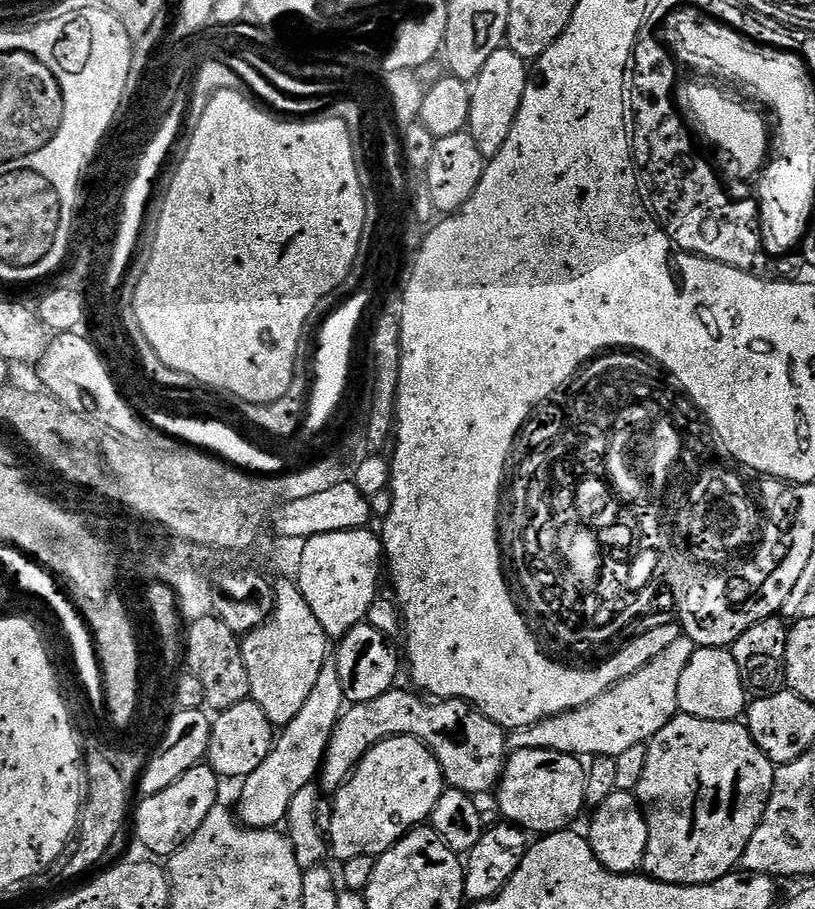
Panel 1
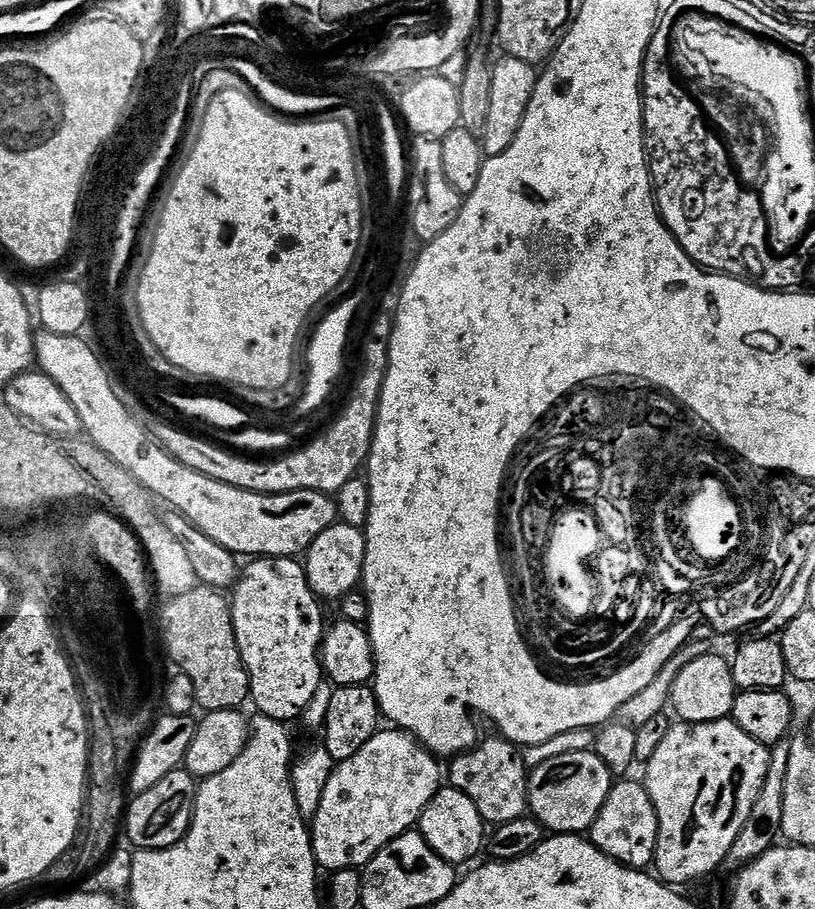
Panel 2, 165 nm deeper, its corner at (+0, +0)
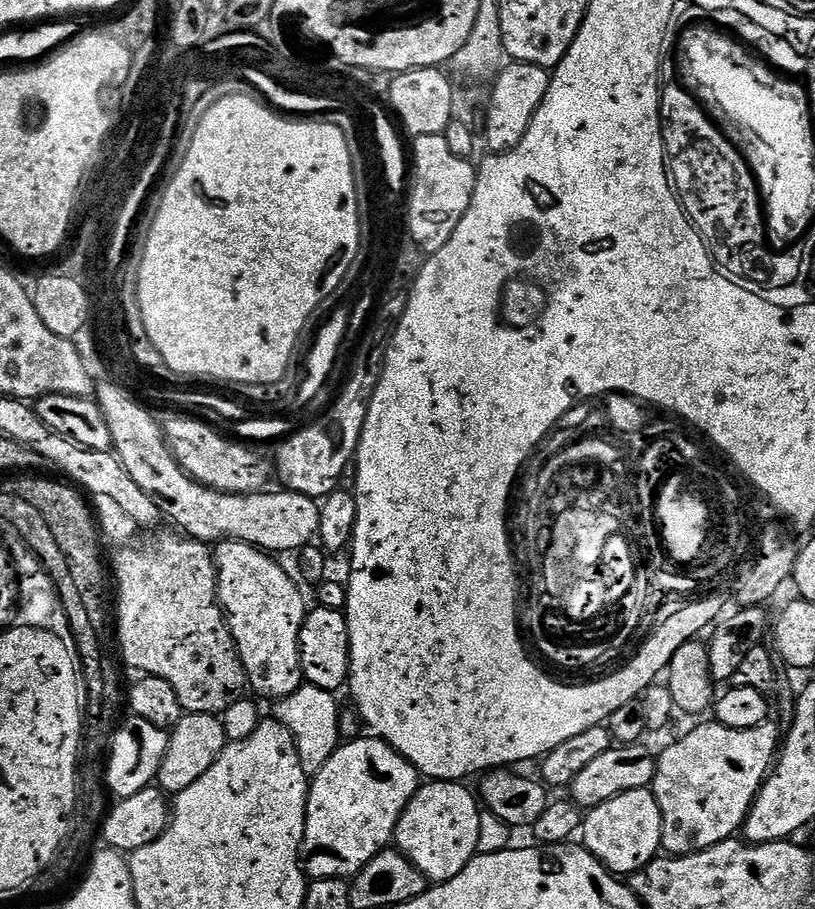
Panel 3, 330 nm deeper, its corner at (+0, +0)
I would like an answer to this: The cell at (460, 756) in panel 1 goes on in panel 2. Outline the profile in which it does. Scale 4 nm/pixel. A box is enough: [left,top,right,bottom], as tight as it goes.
[446,734,530,826]

